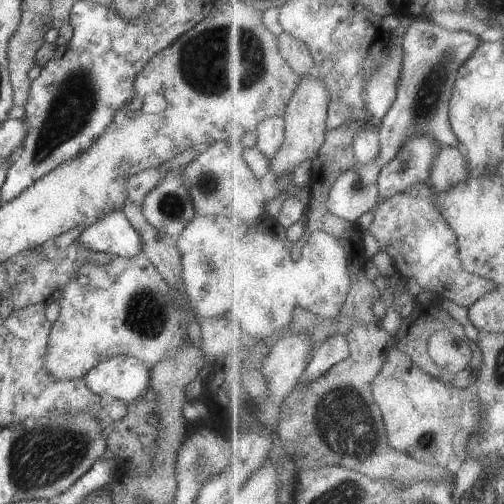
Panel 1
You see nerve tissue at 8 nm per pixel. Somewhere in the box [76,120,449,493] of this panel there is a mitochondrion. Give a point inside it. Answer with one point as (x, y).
(345, 422)

